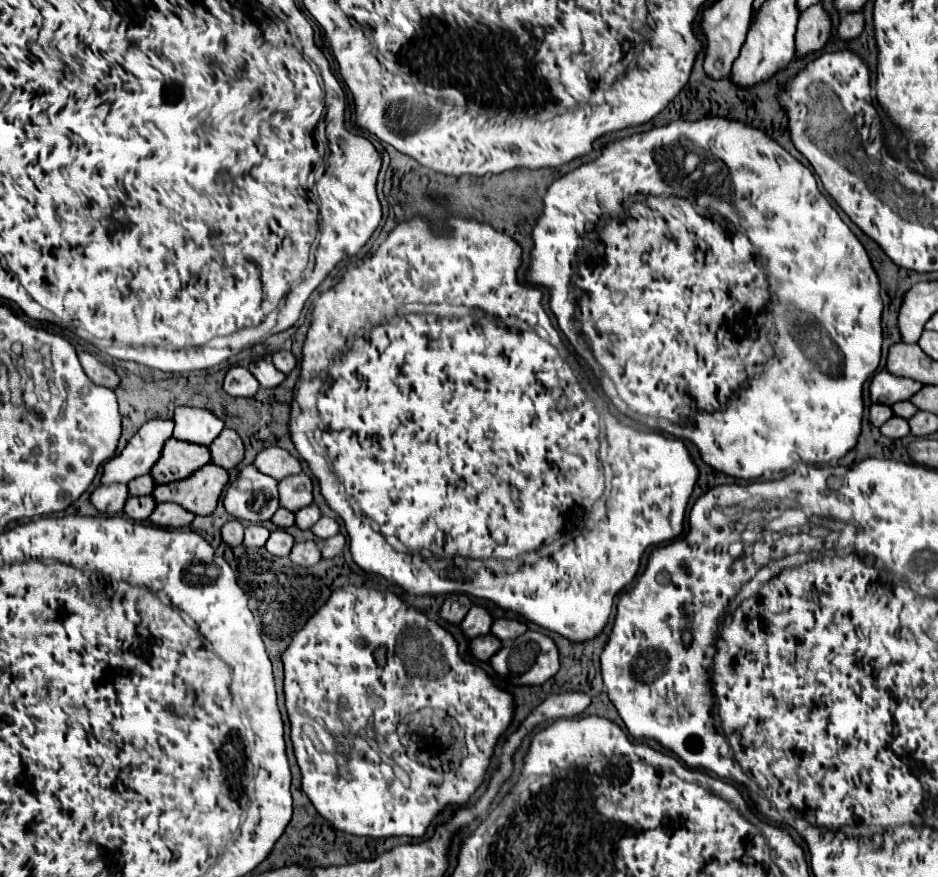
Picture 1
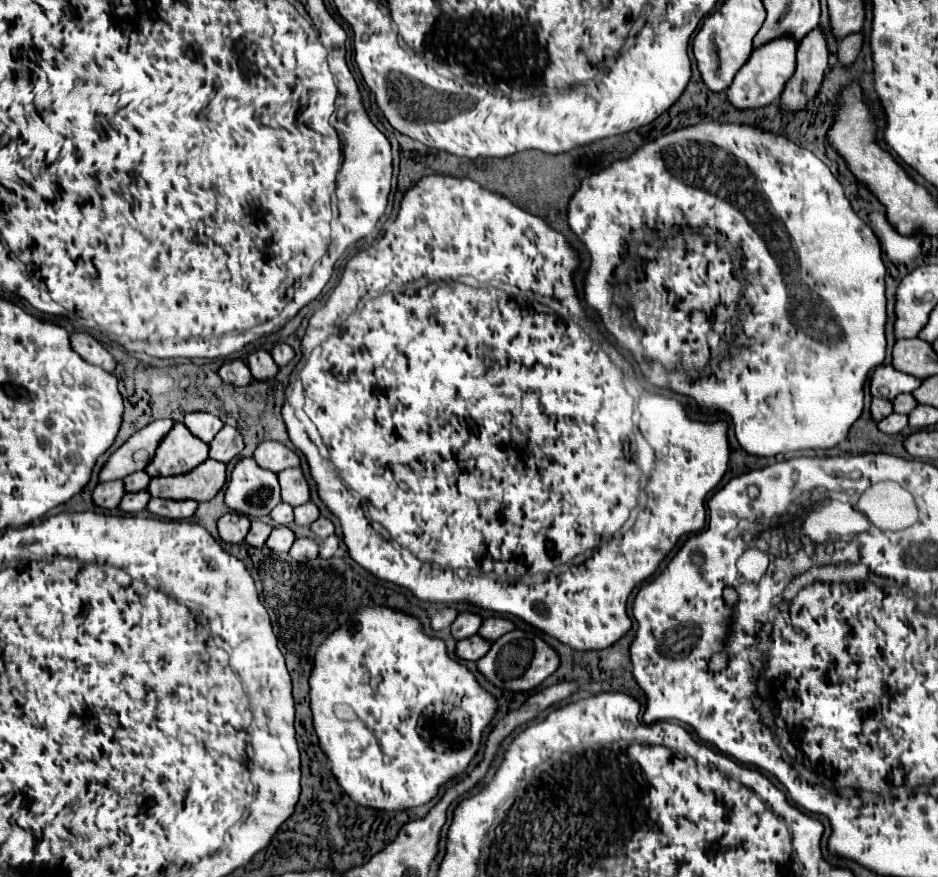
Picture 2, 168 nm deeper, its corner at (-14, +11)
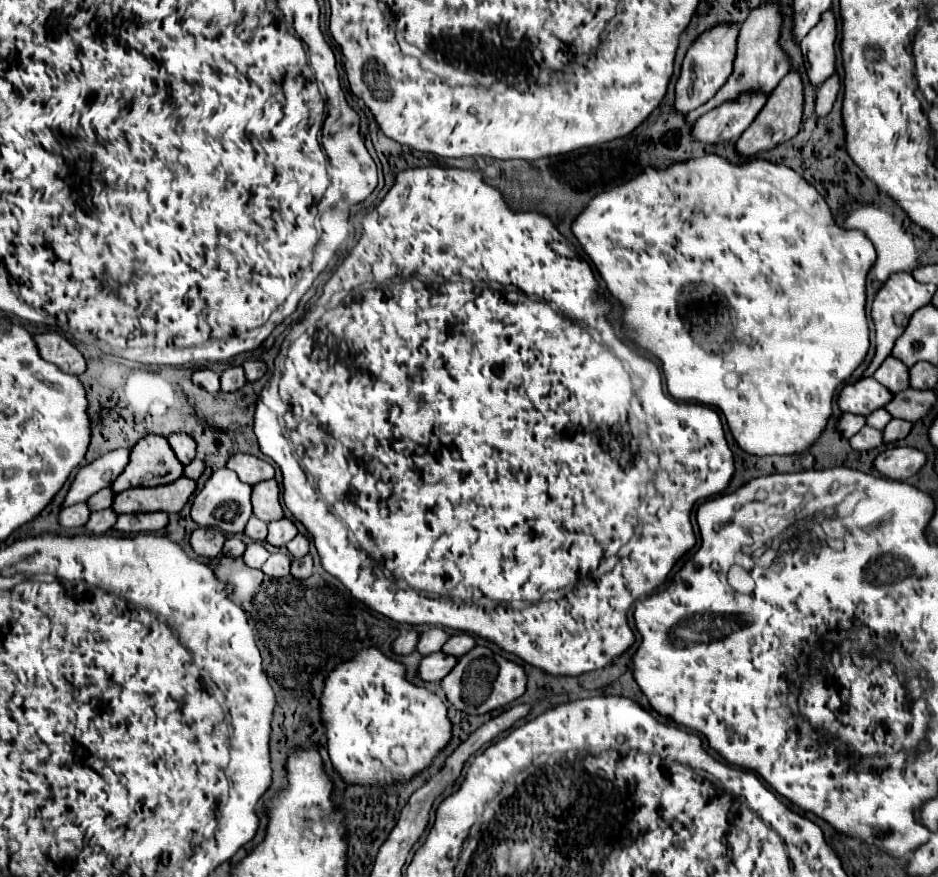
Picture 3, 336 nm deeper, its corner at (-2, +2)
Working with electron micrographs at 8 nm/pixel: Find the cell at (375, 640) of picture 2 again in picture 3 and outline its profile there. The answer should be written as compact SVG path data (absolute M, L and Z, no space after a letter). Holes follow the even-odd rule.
M364 649L358 657L338 665L326 681L322 693L322 719L326 721L328 753L334 769L348 783L384 785L398 779L412 779L418 771L430 767L432 757L450 741L450 721L446 717L446 705L440 697L432 695L424 687L416 687L406 681L406 669L402 663L388 659L378 649Z

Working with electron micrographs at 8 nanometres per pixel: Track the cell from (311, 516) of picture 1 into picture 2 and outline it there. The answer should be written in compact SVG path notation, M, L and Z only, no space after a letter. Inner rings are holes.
M306 502L298 508L294 508L294 516L300 526L310 526L314 520L320 518L320 508L314 502Z

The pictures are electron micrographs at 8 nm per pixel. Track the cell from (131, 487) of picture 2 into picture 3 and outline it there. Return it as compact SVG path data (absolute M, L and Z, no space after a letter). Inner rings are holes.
M106 487L106 489L98 491L98 493L94 493L94 495L86 501L86 505L88 505L90 511L102 511L102 509L108 509L108 507L110 507L110 499L112 499L112 497L114 497L114 493L110 493L110 487Z

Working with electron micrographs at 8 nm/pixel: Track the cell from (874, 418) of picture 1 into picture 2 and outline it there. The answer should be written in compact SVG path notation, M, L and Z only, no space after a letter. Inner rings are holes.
M874 398L872 400L872 416L874 420L884 420L886 416L890 416L894 410L892 402L890 400L884 400L884 398Z

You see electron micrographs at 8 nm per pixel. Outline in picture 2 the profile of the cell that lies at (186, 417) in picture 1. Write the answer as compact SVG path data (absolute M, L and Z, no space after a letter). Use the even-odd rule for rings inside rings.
M190 412L184 416L184 426L204 442L210 442L224 422L210 412Z

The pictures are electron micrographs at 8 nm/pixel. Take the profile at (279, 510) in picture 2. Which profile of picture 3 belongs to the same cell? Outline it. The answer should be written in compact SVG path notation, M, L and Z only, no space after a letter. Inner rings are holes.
M252 517L252 519L246 523L244 535L250 537L252 541L264 541L264 539L266 539L266 529L268 529L268 525L266 525L264 521L258 521L256 517Z

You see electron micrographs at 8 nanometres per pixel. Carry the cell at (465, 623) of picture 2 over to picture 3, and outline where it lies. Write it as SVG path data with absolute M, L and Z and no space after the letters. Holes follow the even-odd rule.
M434 627L434 629L426 629L418 635L418 643L416 643L416 651L426 657L430 653L436 653L440 647L442 647L442 641L446 641L446 633L440 629L440 627Z

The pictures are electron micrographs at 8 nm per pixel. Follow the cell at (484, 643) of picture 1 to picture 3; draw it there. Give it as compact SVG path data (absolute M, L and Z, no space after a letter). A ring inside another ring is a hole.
M430 653L420 661L418 667L418 677L422 681L442 681L442 677L446 677L446 673L450 673L450 669L456 665L456 657L446 657L444 653Z

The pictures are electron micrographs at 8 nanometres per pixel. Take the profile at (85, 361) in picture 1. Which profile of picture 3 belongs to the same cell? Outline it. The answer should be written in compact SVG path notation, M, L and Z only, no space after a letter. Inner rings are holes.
M36 333L34 341L38 345L38 353L44 361L50 361L58 365L62 371L70 375L80 375L86 369L86 361L80 355L80 351L70 345L62 335L58 333Z

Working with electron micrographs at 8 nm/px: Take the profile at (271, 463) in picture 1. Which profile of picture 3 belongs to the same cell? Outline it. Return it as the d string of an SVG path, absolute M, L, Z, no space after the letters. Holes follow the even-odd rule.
M236 453L226 461L226 469L232 469L242 483L256 485L258 481L266 481L274 477L274 467L258 457Z

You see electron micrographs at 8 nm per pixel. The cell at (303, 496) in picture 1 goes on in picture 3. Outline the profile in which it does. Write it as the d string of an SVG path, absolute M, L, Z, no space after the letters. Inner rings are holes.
M274 479L260 481L252 487L252 513L254 517L270 523L276 519L282 519L282 507L280 507L280 489Z

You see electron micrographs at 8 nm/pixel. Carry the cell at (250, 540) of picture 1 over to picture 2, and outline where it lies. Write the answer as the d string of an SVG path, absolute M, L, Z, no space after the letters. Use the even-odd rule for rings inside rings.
M252 518L252 526L250 526L250 532L246 536L246 542L250 546L264 546L266 544L266 538L270 536L272 532L272 526L258 520L258 518Z

